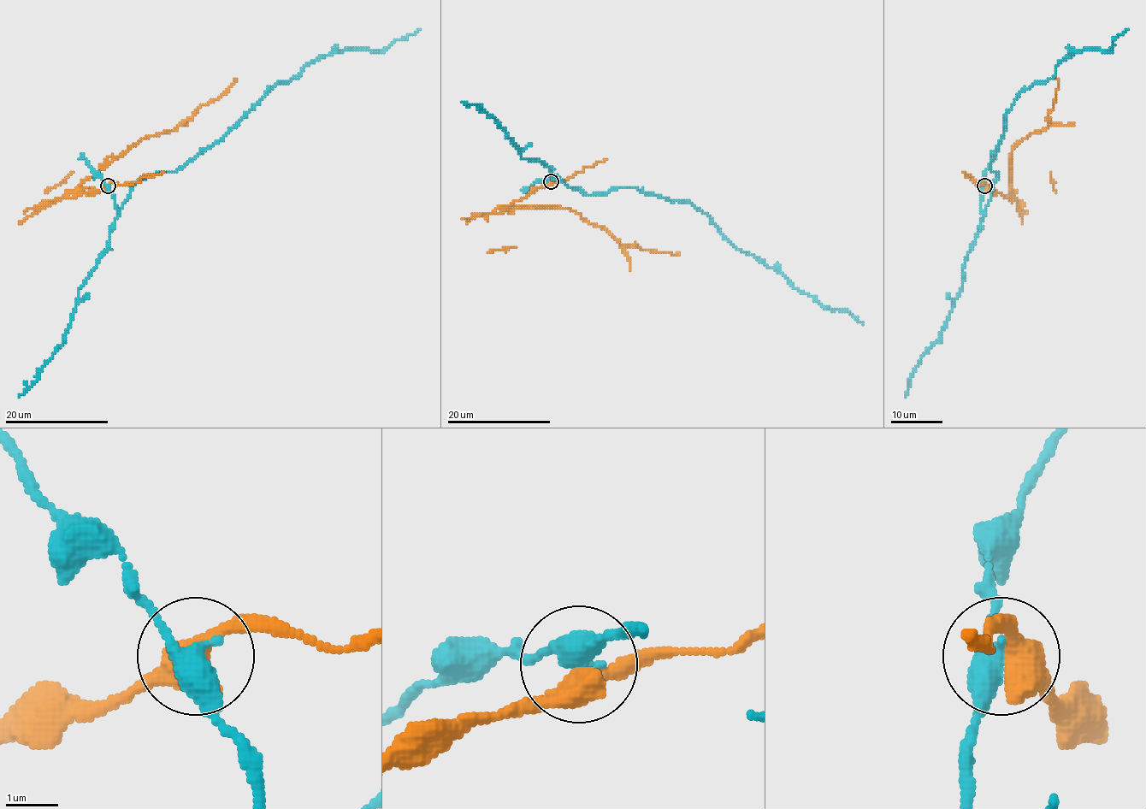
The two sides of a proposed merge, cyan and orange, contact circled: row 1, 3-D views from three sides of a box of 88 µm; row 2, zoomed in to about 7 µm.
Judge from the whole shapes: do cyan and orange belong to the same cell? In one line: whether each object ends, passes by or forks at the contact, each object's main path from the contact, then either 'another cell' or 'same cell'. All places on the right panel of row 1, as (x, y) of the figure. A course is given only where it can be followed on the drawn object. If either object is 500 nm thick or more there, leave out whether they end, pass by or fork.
course cyan (985, 186), (983, 211), (1004, 114), (1023, 90), (1052, 78), (1071, 55), (1109, 50), (1127, 28); course orange (985, 186), (1006, 198), (1009, 196), (1012, 149), (1048, 125), (1056, 78); another cell

